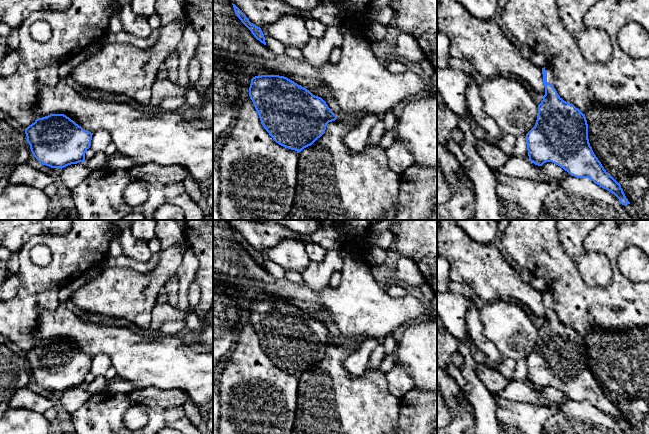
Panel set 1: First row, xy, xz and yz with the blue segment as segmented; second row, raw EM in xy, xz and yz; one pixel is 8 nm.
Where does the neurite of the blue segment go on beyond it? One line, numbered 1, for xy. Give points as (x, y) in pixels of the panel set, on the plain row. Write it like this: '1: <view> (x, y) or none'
1: none

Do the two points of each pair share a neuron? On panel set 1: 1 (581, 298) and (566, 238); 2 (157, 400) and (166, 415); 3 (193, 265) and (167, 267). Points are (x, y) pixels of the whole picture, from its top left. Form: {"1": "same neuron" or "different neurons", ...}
{"1": "different neurons", "2": "different neurons", "3": "different neurons"}

